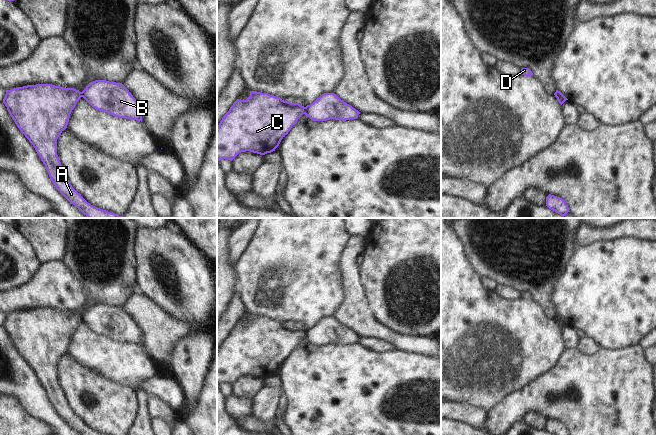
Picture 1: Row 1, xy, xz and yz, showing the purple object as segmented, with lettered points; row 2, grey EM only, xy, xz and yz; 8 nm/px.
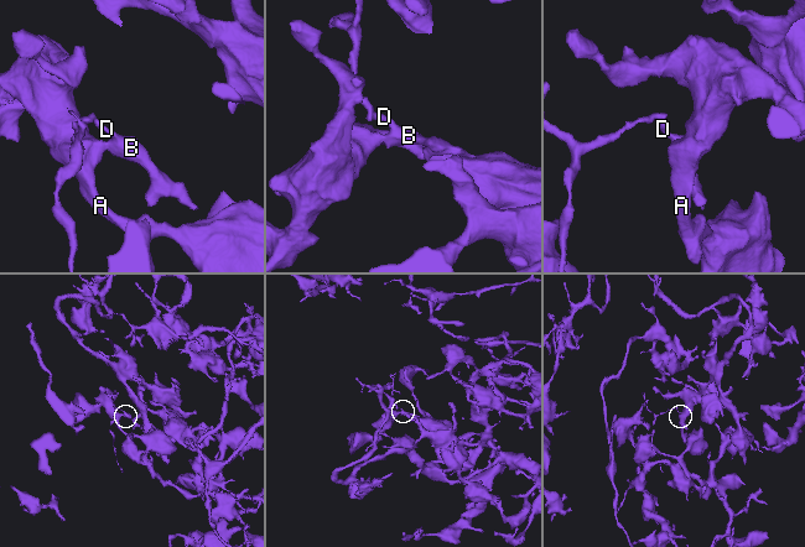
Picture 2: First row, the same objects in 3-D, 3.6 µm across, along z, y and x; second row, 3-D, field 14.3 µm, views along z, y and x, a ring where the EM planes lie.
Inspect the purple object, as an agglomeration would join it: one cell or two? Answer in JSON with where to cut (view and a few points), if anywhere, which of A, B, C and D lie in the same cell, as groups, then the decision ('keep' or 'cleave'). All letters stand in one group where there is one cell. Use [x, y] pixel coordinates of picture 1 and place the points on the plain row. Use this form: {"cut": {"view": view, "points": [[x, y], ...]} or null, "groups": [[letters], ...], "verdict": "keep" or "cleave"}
{"cut": {"view": "xz", "points": [[305, 331], [303, 337]]}, "groups": [["A", "C"], ["B", "D"]], "verdict": "cleave"}

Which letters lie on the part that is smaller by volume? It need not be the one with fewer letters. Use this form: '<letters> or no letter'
B, D

